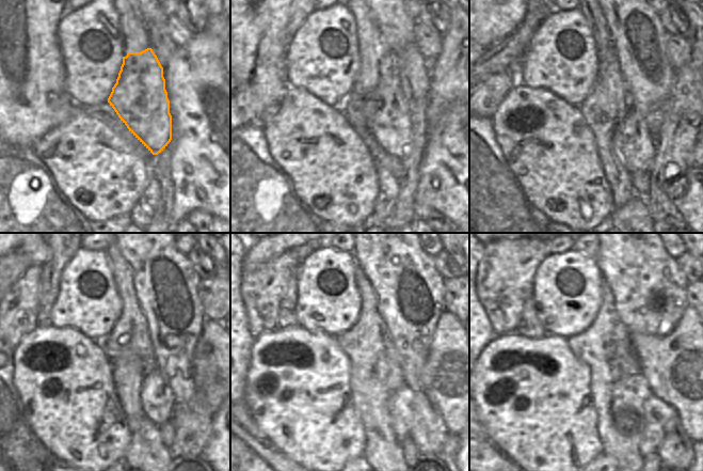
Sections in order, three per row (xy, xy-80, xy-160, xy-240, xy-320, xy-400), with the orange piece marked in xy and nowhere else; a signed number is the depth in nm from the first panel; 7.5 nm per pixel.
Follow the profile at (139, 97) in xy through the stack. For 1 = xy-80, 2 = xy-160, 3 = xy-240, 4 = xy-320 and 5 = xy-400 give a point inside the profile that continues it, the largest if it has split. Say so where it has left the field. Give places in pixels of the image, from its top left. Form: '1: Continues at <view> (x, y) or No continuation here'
1: Continues at xy-80 (390, 125)
2: Continues at xy-160 (636, 145)
3: Continues at xy-240 (157, 396)
4: Continues at xy-320 (401, 402)
5: Continues at xy-400 (660, 418)

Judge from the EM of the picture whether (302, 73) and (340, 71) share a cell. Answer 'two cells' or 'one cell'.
one cell

